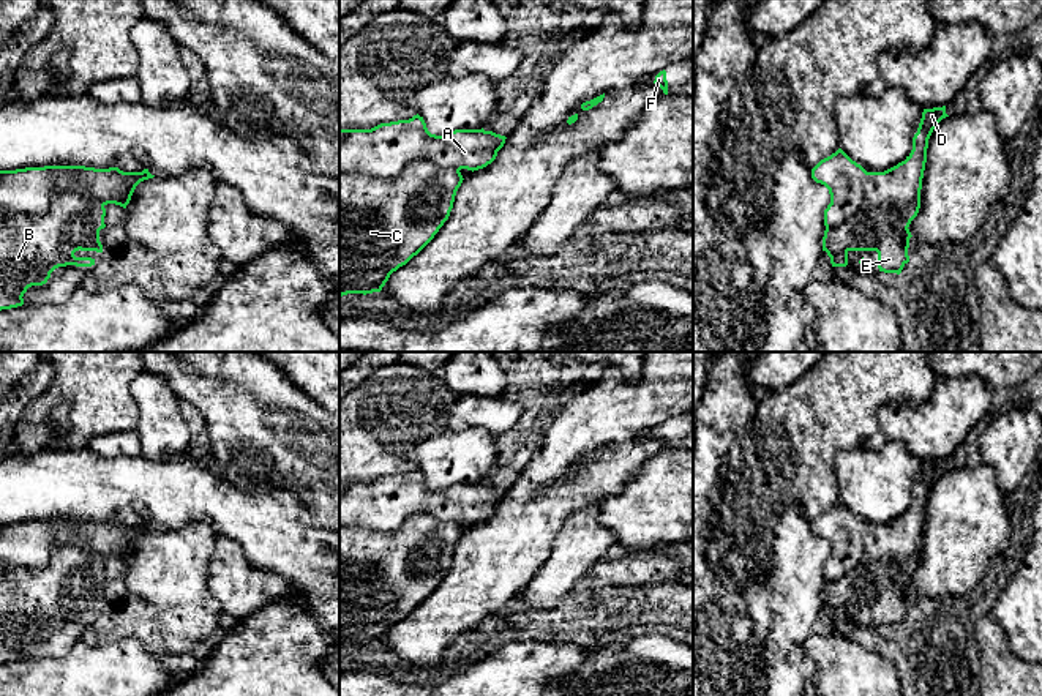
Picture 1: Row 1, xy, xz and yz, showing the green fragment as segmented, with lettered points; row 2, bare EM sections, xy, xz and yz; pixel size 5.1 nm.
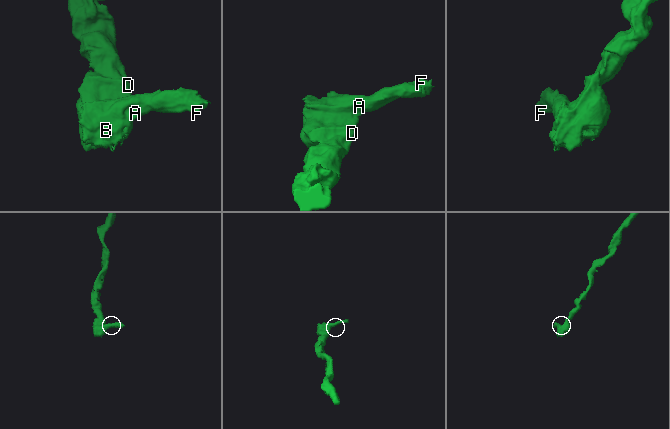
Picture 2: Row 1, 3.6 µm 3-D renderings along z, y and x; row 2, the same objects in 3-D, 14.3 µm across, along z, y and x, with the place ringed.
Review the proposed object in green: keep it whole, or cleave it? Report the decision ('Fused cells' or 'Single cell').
Fused cells

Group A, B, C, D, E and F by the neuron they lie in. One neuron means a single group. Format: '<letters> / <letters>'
A F / B C D E

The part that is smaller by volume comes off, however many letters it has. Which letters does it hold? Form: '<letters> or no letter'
A, F

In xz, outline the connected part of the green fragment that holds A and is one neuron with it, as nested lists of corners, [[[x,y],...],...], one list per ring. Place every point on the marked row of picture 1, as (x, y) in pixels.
[[[417,114],[409,120],[380,123],[371,129],[339,129],[339,172],[395,177],[418,159],[474,172],[496,159],[505,139],[483,128],[436,136]]]

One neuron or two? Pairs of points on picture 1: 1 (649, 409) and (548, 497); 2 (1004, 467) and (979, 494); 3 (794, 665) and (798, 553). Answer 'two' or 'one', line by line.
1: one
2: two
3: one

